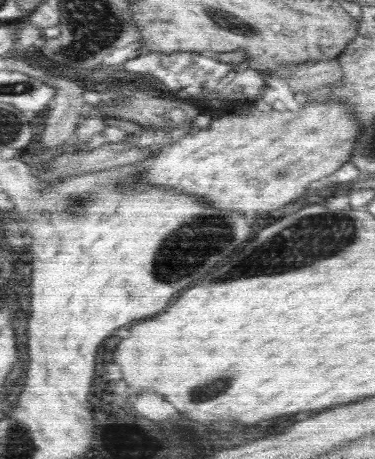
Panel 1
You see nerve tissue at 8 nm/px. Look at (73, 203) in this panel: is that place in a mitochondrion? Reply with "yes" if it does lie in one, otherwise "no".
yes

